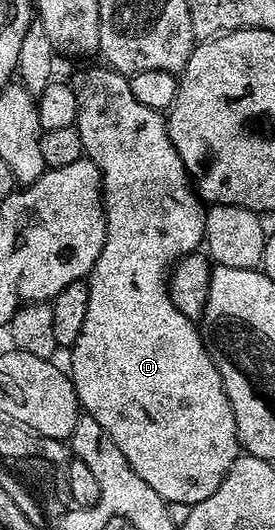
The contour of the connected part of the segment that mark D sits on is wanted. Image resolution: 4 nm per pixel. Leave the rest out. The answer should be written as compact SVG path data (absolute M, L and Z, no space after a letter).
M110 66L103 68L83 68L75 77L70 77L71 89L77 94L77 118L75 127L81 134L83 143L83 154L86 159L91 160L97 166L97 170L103 179L103 210L107 217L107 237L101 246L101 254L93 266L91 275L86 277L85 283L89 290L89 306L85 314L85 322L81 326L81 334L77 334L77 342L71 345L69 355L71 355L71 368L69 375L75 393L79 399L80 409L86 415L93 418L93 422L101 425L101 430L117 442L121 454L141 474L142 480L149 482L153 490L161 499L166 500L168 505L175 503L185 503L188 505L200 504L221 486L225 474L233 466L233 462L241 455L239 446L239 435L237 426L233 418L233 410L229 406L229 398L225 394L225 386L217 366L211 361L211 355L207 353L207 345L203 343L203 337L196 321L185 318L177 306L173 306L173 298L167 289L167 282L171 275L171 269L175 267L175 262L183 256L196 251L203 244L203 231L205 230L204 201L201 199L191 175L187 172L187 167L181 162L177 150L167 133L167 122L162 112L149 110L149 106L141 106L137 98L133 98L133 90L129 90L129 79L124 73L116 72Z

